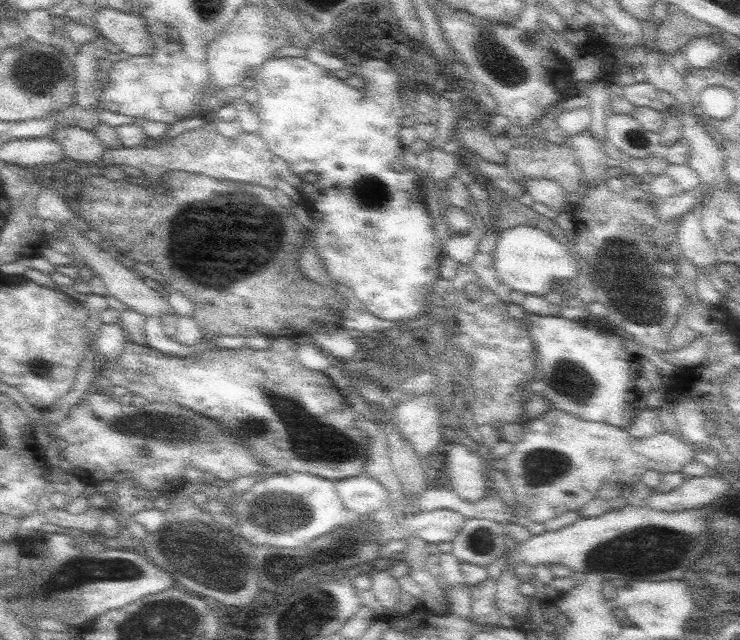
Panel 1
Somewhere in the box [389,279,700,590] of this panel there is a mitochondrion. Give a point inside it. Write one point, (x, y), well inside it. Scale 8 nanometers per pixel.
(576, 383)

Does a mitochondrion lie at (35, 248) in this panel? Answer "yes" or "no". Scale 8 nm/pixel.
no

